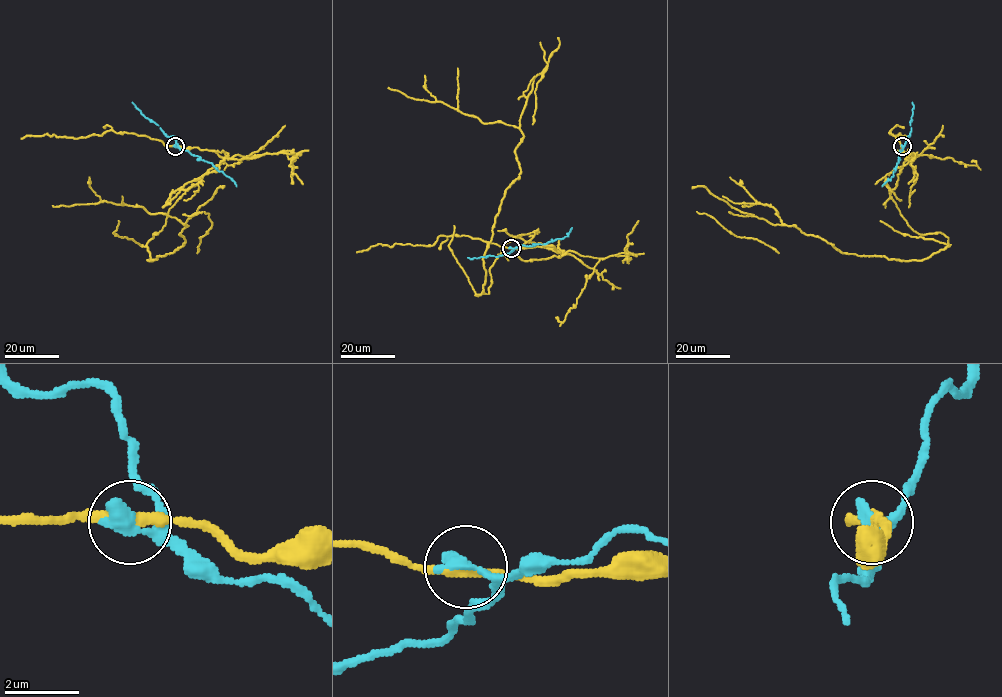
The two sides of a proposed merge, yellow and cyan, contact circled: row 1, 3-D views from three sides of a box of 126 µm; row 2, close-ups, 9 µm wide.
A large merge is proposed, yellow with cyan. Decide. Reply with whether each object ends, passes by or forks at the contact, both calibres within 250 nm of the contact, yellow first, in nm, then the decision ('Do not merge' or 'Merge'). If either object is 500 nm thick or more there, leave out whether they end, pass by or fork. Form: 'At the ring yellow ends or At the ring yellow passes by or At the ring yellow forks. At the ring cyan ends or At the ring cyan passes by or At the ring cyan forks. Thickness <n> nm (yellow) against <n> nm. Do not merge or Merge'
At the ring yellow passes by. At the ring cyan passes by. Thickness 300 nm (yellow) against 320 nm. Do not merge

